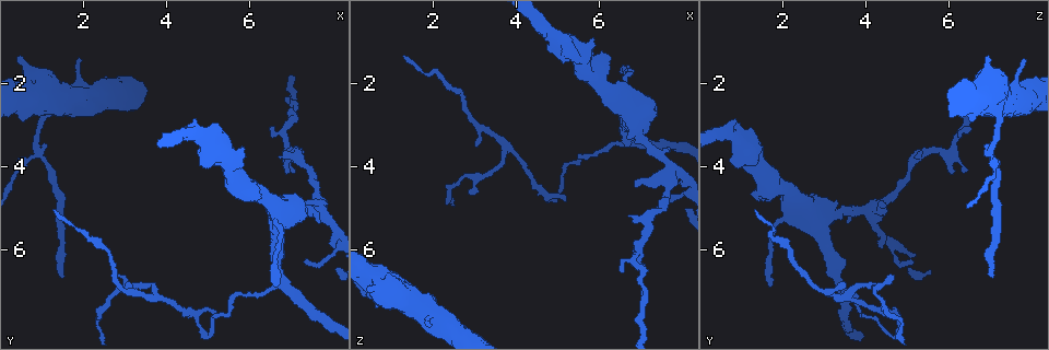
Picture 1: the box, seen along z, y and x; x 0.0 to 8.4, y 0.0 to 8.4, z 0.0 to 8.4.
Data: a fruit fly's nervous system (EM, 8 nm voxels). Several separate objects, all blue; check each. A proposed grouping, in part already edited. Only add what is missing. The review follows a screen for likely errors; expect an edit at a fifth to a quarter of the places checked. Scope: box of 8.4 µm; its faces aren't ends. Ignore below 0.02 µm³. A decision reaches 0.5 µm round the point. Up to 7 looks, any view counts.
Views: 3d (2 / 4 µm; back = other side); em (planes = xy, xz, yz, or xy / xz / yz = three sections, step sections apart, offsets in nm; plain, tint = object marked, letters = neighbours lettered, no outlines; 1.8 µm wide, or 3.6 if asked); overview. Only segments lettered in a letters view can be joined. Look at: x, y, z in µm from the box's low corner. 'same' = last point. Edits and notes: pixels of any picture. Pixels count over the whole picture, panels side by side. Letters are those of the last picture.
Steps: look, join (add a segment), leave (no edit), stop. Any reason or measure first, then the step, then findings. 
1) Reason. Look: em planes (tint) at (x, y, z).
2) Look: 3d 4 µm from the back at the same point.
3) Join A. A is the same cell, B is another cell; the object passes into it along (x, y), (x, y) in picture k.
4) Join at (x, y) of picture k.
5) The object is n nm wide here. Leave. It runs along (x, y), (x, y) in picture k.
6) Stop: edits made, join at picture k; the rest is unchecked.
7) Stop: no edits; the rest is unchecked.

Free end. Look: 3d 4 µm at (1.95, 1.40, 7.80).

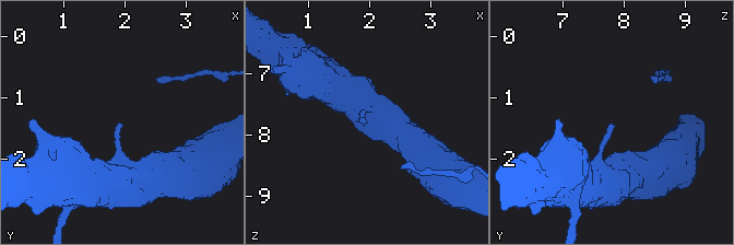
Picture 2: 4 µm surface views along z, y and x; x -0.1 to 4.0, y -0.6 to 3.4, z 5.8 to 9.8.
Look: em planes (tint) at (1.95, 1.40, 7.80).

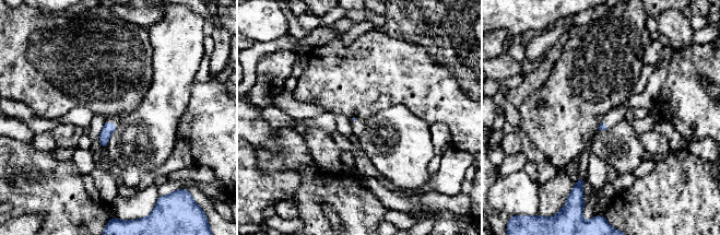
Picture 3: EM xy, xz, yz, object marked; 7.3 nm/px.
Look: em planes (letters) at the same point.

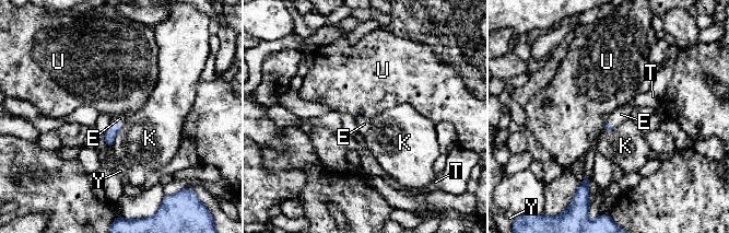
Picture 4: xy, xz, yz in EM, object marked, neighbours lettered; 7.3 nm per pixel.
The longest contact is with K, 190 nm. Join E. E is the same cell, K, T, U and Y are other cells; the object passes into it along (114, 127), (118, 123), (119, 118) in picture 4; it goes on there.

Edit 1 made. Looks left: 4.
Sharp bend. Look: 3d 4 µm at (6.95, 3.65, 6.05).

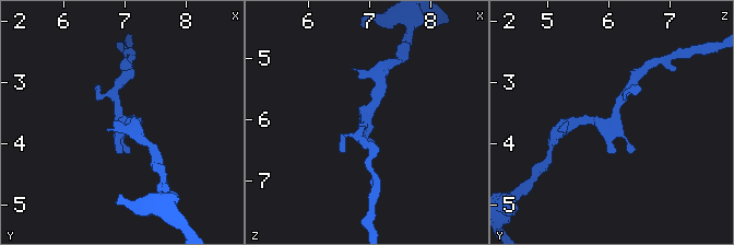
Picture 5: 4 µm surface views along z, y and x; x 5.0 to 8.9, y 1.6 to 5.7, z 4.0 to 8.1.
Now the EM. Look: em xy step 4 (tint) at (6.90, 3.70, 6.05).

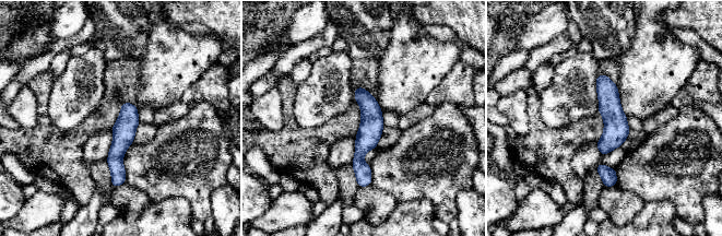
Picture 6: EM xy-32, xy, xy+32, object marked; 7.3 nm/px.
Look: em xy step 4 (letters) at the same point.

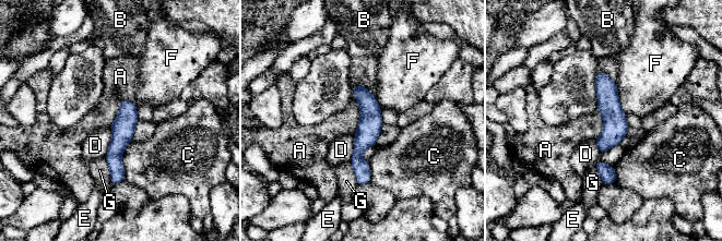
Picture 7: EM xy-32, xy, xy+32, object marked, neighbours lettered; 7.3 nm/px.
Leave. A, B, C, D, E, F and G are other cells; it runs along (357, 87), (367, 101), (359, 181) in picture 7; none of them fits.

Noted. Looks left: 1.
Stop: edits made, join at picture 4; the rest is unchecked.

